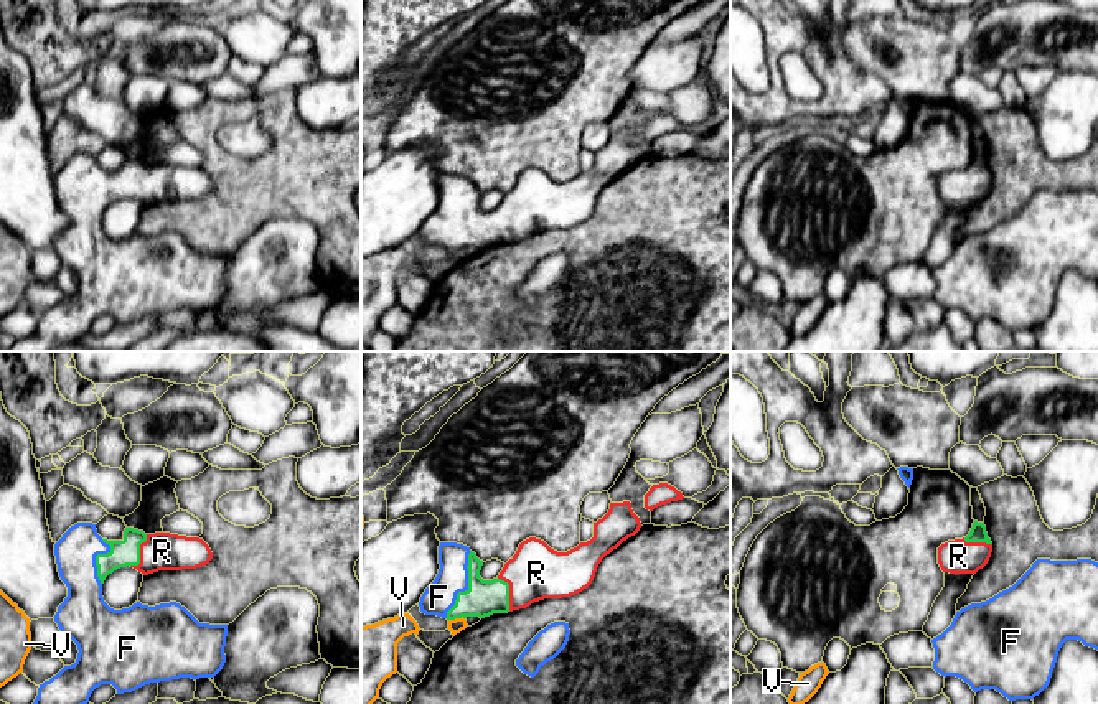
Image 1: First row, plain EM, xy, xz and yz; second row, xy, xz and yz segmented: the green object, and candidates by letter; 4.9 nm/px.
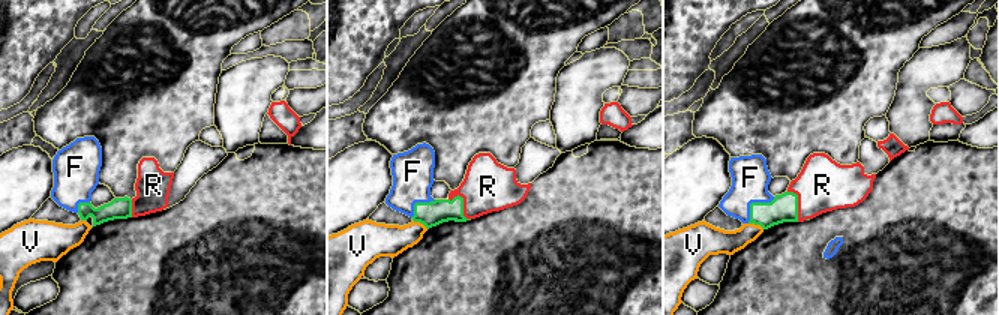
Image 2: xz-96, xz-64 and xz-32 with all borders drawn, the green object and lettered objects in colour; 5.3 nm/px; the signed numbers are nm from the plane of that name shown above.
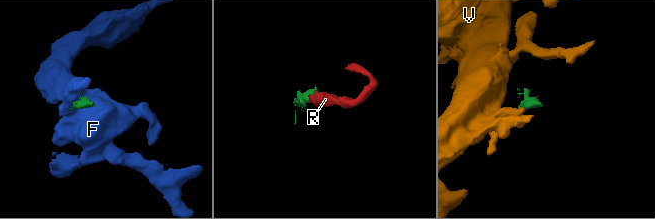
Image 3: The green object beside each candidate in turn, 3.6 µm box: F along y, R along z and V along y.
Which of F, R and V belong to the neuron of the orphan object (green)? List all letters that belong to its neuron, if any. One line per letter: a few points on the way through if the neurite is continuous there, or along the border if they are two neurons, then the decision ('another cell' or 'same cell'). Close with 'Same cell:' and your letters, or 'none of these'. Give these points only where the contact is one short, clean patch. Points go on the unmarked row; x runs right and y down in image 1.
F: same cell
R: runs through xy (124, 183), (139, 183), (162, 182); same cell
V: border along xz (464, 248), (449, 251); another cell
Same cell: F, R

